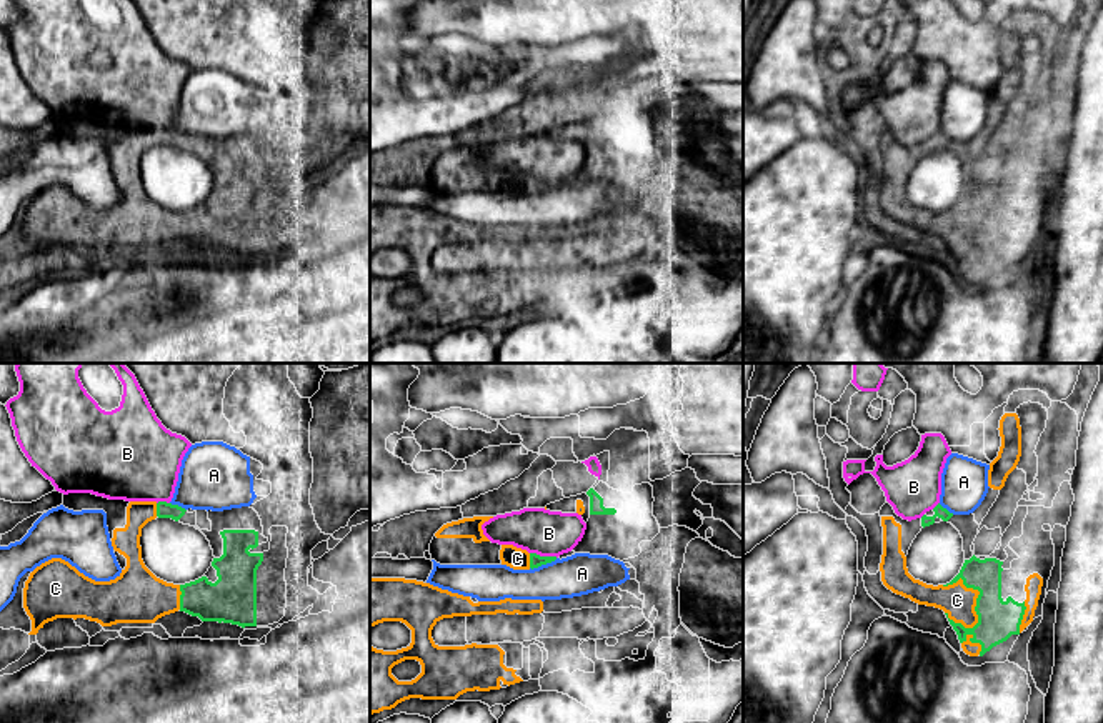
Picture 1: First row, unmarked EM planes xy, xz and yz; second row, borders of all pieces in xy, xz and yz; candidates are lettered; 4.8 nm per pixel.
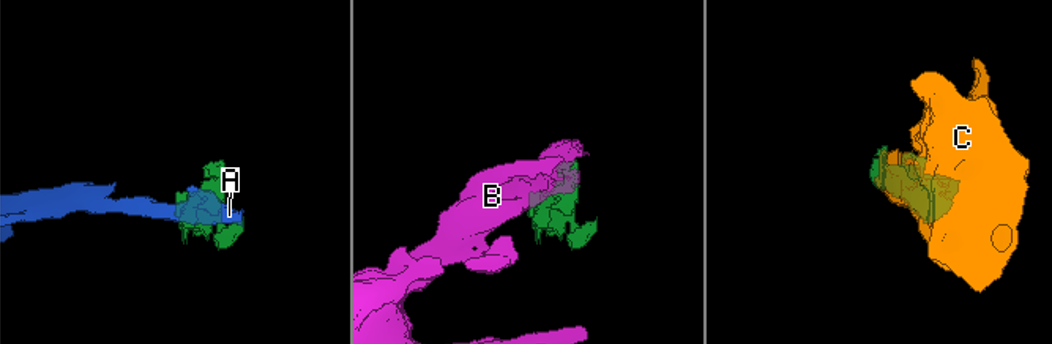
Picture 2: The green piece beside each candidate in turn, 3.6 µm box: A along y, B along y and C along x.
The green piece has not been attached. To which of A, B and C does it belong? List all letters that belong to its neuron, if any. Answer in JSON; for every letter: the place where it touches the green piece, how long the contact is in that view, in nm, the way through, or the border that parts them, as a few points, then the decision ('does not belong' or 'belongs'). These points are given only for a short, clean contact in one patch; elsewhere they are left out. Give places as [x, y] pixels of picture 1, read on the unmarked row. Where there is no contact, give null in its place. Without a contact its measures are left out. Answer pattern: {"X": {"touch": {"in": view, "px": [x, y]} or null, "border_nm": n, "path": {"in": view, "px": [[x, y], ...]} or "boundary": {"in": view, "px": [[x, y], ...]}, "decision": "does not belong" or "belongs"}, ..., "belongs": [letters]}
{"A": {"touch": {"in": "xz", "px": [544, 190]}, "border_nm": 140, "boundary": {"in": "xz", "px": [[557, 185], [530, 195]]}, "decision": "does not belong"}, "B": {"touch": {"in": "xz", "px": [544, 184]}, "border_nm": 140, "decision": "does not belong"}, "C": {"touch": {"in": "yz", "px": [978, 217]}, "border_nm": 260, "decision": "belongs"}, "belongs": ["C"]}

